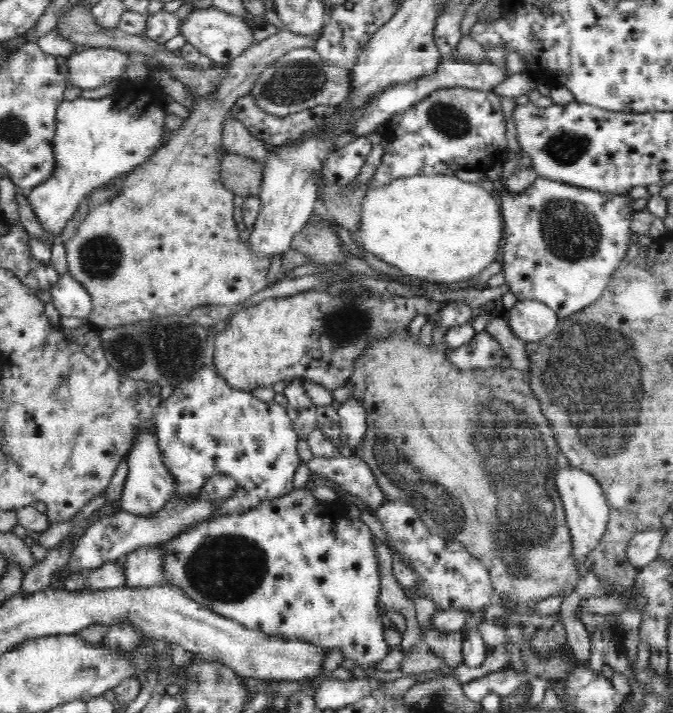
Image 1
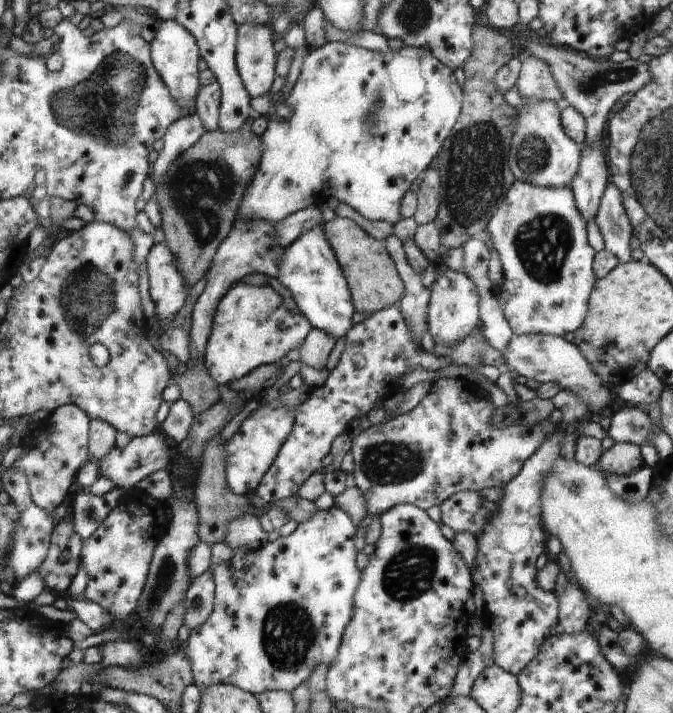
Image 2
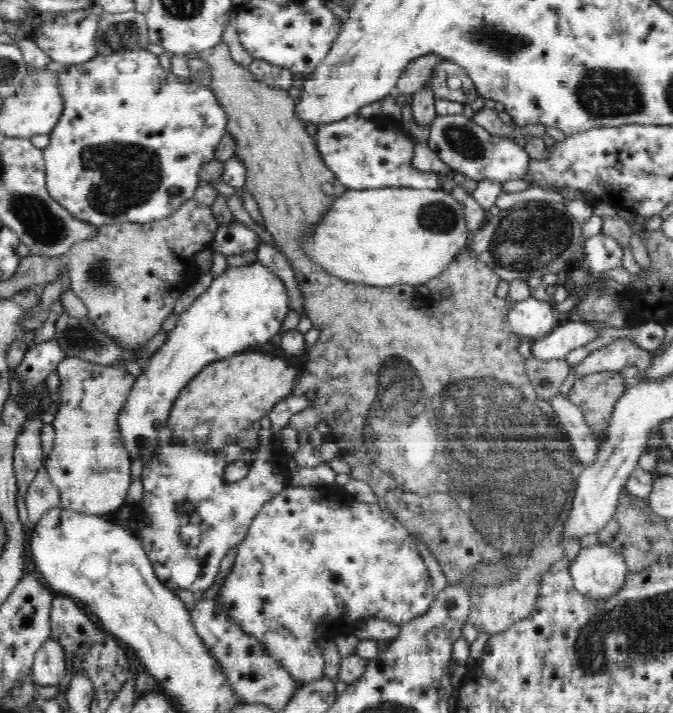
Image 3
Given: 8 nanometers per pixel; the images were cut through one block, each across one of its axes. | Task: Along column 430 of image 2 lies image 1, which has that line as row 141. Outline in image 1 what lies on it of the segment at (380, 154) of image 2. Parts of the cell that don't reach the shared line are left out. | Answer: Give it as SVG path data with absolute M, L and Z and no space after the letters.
M148 76L127 78L126 86L118 92L114 89L114 96L106 98L90 99L76 97L74 100L62 101L57 108L55 120L55 136L51 141L51 150L54 153L53 169L50 177L35 185L26 193L30 206L37 219L48 235L61 237L62 232L72 215L77 211L78 203L96 188L111 183L119 174L132 172L141 164L144 164L152 155L156 154L166 142L163 142L164 134L164 104L158 100L160 92L154 92L150 88L156 88Z

